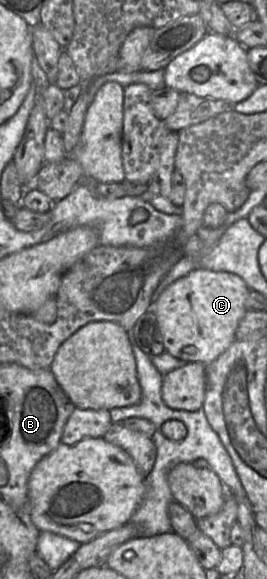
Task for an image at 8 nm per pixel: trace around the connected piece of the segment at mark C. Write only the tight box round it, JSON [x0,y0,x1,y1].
[149,268,249,365]

